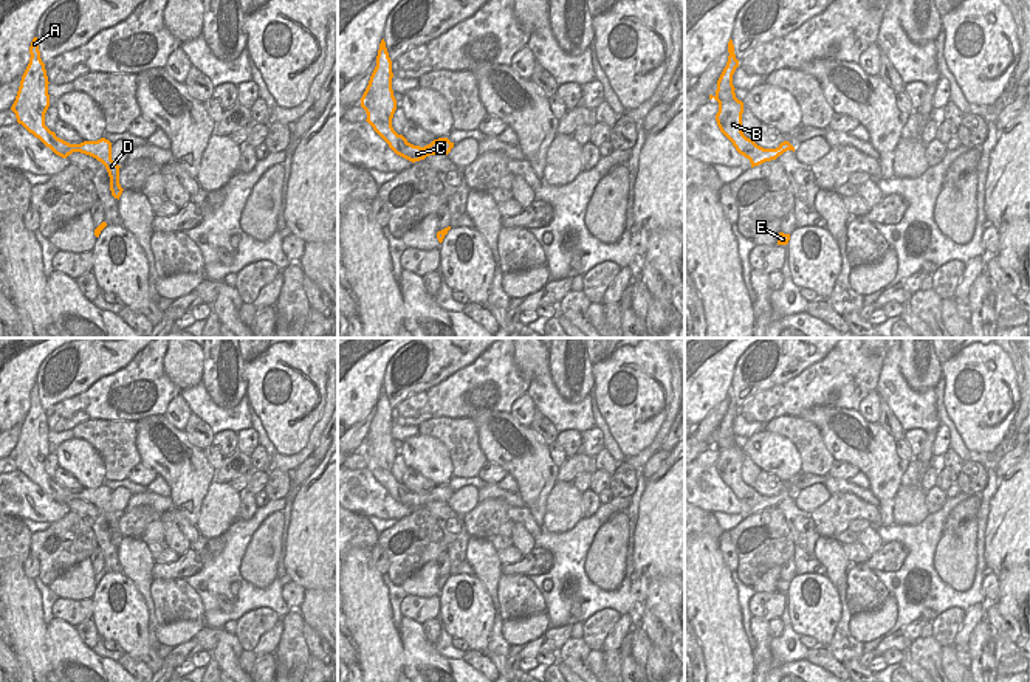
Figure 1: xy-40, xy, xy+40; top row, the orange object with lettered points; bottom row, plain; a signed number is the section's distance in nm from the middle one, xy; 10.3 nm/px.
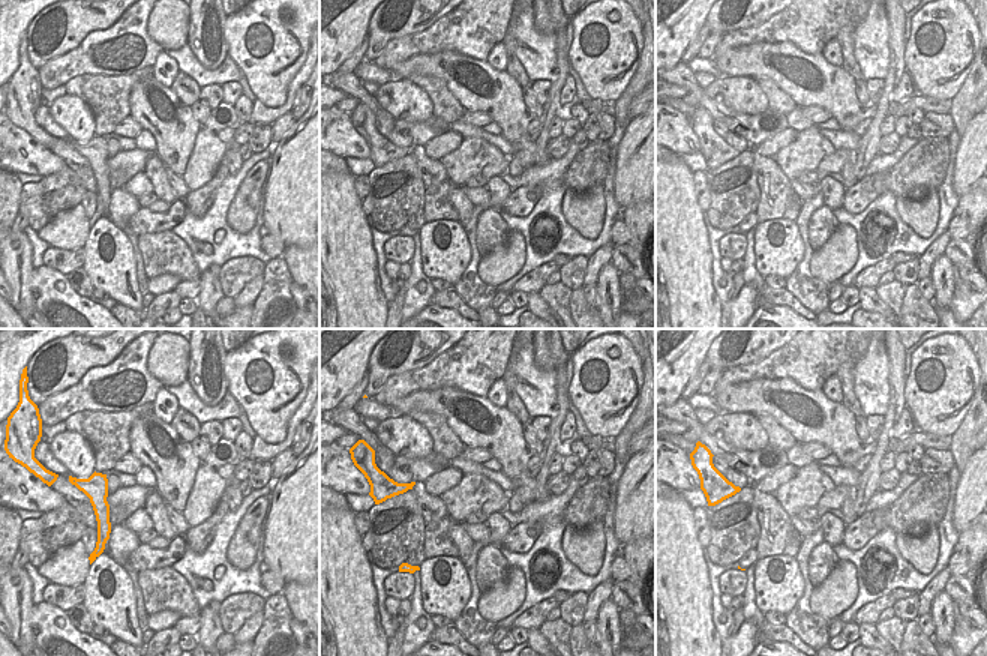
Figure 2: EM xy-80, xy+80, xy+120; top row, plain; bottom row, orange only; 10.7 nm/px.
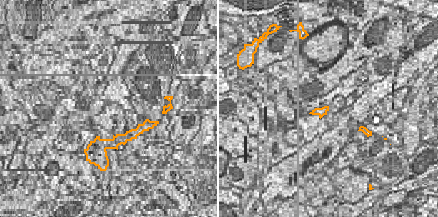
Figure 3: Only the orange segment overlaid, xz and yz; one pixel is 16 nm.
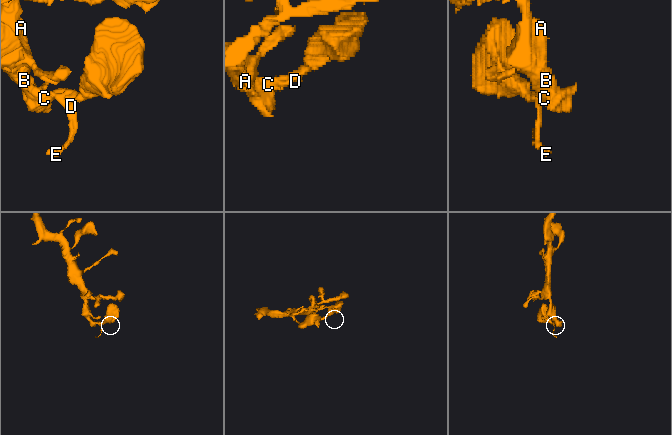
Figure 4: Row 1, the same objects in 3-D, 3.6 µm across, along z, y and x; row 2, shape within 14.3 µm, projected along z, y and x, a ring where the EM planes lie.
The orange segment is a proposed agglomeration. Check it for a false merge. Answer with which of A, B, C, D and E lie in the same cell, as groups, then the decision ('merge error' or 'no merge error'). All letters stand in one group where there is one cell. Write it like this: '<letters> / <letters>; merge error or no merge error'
A B C D E; no merge error

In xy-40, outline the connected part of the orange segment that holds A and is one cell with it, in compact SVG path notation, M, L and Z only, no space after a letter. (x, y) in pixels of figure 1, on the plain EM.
M34 384L31 389L29 401L29 411L22 423L15 448L11 454L11 457L15 460L17 470L62 505L67 505L73 499L81 499L101 508L110 524L112 542L119 547L124 538L119 532L121 513L112 507L112 490L105 485L101 485L98 488L70 491L57 485L56 480L45 473L45 460L50 454L50 429L45 411L40 406L37 384Z

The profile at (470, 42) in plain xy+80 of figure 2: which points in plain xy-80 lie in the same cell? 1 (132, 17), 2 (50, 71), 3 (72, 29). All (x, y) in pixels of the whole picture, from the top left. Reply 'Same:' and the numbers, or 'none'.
Same: 1, 2

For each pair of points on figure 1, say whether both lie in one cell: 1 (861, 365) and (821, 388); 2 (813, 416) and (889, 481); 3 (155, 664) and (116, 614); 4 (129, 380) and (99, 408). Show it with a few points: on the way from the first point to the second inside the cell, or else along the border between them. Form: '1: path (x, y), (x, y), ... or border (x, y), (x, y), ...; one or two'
1: path (852, 371), (841, 380), (830, 382); one
2: path (834, 427), (838, 427), (872, 461); one
3: path (143, 651), (135, 644), (129, 626); one
4: path (120, 386), (112, 386), (106, 399); one

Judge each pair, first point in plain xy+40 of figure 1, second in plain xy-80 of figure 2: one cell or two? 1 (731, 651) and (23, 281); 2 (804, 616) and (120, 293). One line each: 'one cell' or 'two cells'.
1: one cell
2: one cell

